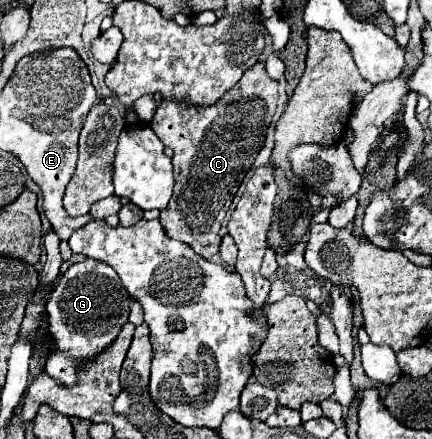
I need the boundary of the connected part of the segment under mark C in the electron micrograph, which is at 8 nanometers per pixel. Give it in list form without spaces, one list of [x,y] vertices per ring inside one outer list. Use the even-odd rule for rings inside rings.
[[[260,61],[254,67],[250,67],[242,75],[242,79],[214,105],[194,107],[194,105],[180,105],[176,101],[162,99],[160,107],[154,113],[154,119],[150,121],[150,127],[158,135],[158,139],[174,151],[174,157],[172,157],[174,179],[176,179],[174,195],[170,199],[170,205],[160,213],[160,223],[168,237],[188,243],[204,259],[210,259],[212,255],[218,253],[218,247],[220,247],[218,231],[220,231],[222,219],[246,171],[252,167],[256,155],[260,153],[264,145],[266,129],[272,123],[272,117],[276,113],[276,101],[278,101],[278,83],[268,77],[264,63]]]

